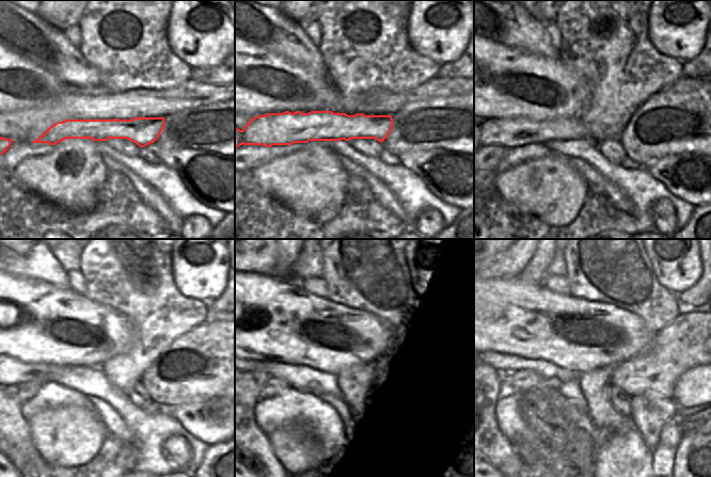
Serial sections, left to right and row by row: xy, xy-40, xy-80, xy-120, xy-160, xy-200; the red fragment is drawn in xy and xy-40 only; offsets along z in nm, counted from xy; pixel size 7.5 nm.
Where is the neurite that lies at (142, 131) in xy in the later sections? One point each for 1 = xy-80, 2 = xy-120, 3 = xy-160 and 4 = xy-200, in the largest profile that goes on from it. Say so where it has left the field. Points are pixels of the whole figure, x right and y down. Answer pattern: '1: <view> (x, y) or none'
1: xy-80 (506, 131)
2: xy-120 (17, 371)
3: xy-160 (256, 368)
4: xy-200 (504, 375)

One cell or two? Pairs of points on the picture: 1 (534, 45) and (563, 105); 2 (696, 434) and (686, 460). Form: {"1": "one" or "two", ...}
{"1": "two", "2": "one"}

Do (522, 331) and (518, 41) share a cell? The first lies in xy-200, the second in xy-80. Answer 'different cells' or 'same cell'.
different cells

